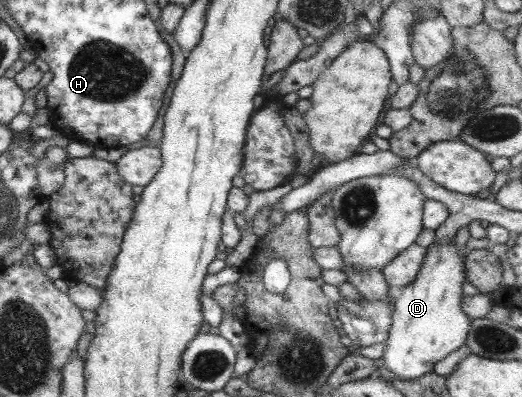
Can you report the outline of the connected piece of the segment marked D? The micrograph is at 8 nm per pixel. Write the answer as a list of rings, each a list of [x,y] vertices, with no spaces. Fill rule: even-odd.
[[[453,239],[439,244],[430,244],[427,247],[426,255],[422,260],[416,279],[399,289],[392,301],[392,306],[394,307],[393,324],[390,328],[388,340],[385,342],[386,349],[382,357],[384,367],[397,374],[400,380],[416,379],[424,374],[432,373],[436,363],[466,344],[472,318],[466,315],[462,309],[462,302],[465,296],[462,292],[462,285],[467,282],[467,271],[465,268],[465,256],[461,256],[458,253],[459,251]]]

